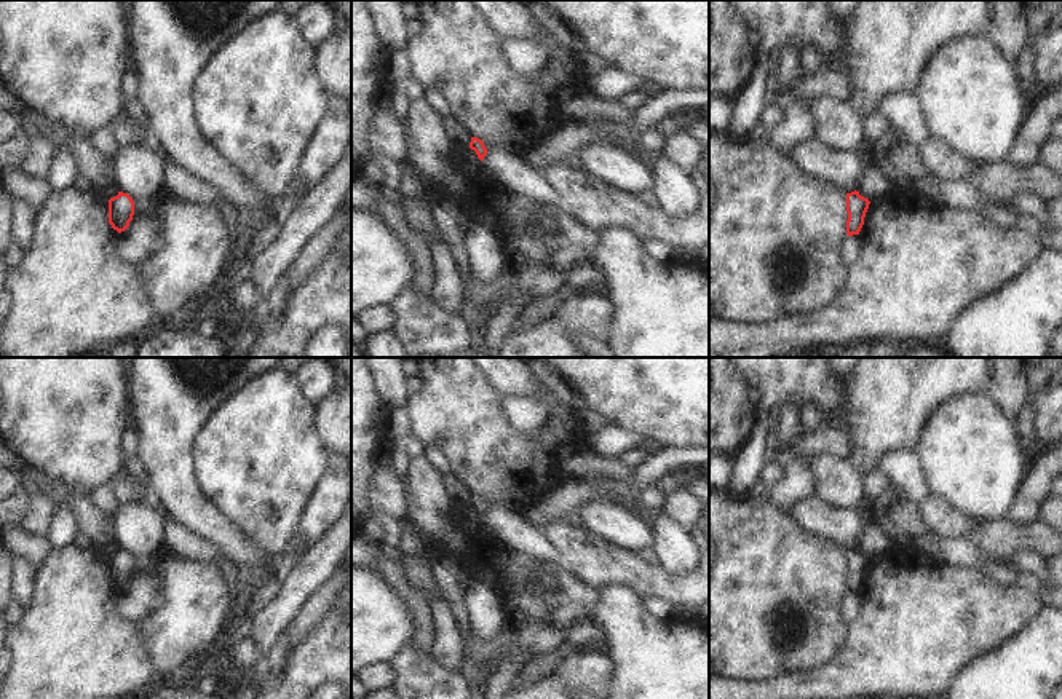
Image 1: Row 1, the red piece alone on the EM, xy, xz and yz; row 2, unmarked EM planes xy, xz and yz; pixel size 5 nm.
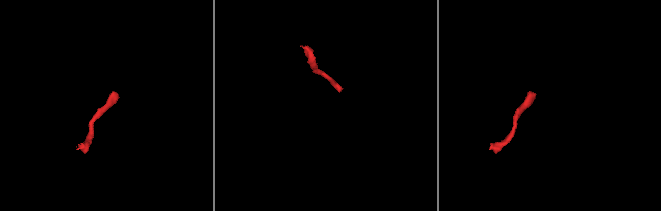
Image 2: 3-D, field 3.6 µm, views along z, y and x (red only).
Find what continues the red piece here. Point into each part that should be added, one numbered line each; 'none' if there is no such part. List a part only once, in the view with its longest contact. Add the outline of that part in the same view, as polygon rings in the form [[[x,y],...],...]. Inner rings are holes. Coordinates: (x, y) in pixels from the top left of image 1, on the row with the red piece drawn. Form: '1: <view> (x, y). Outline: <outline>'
none.

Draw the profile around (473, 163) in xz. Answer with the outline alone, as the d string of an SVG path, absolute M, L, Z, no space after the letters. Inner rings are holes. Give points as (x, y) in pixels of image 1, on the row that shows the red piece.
M470 147L463 148L463 158L465 158L468 172L473 172L476 176L485 174L482 161L478 158L474 150L471 150Z

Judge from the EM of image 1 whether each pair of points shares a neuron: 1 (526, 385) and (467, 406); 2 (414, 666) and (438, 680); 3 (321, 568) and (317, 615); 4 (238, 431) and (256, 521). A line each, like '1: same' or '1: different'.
1: different
2: same
3: different
4: same

